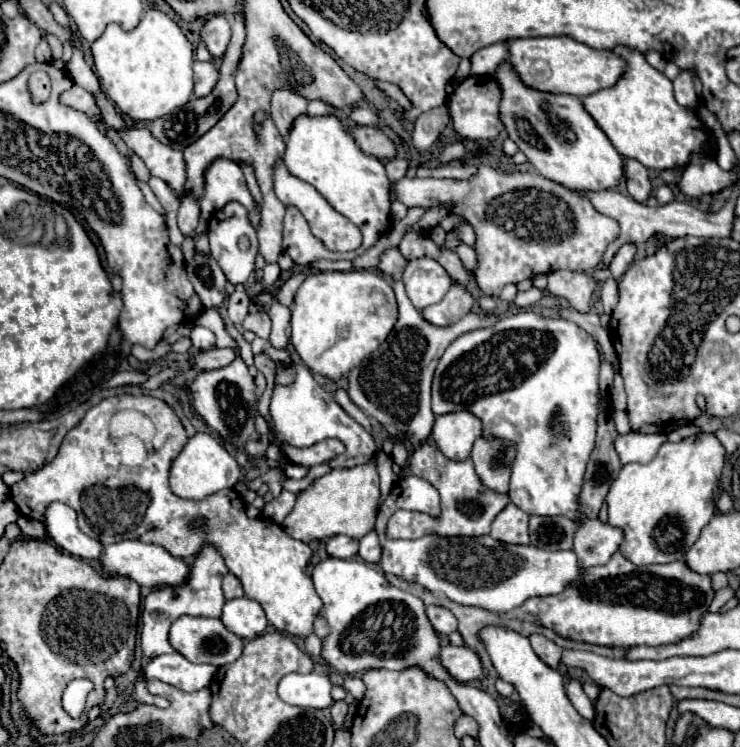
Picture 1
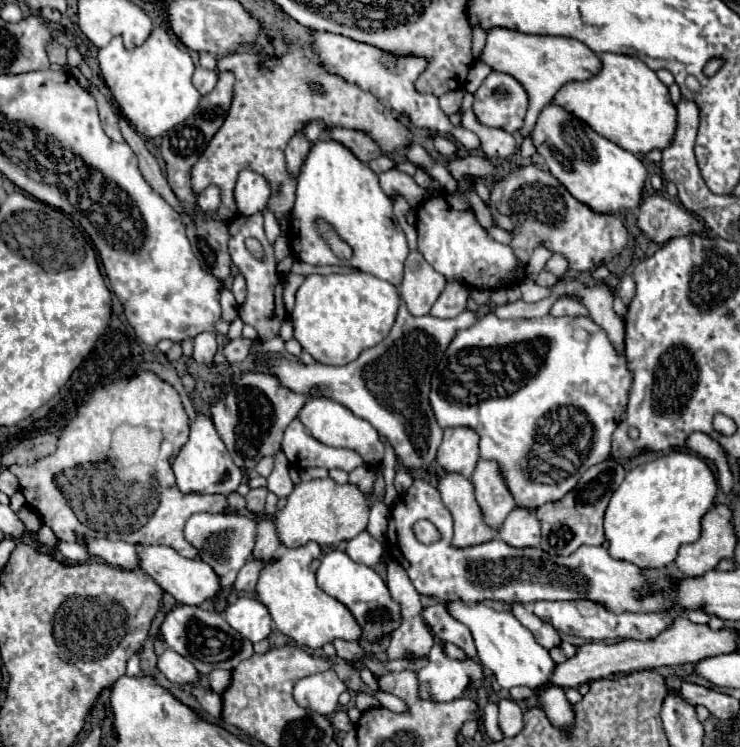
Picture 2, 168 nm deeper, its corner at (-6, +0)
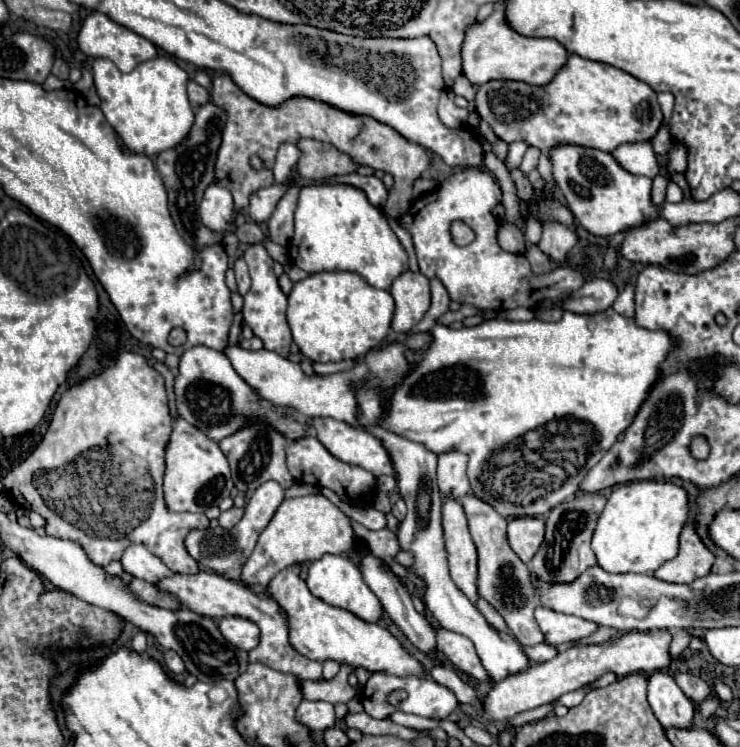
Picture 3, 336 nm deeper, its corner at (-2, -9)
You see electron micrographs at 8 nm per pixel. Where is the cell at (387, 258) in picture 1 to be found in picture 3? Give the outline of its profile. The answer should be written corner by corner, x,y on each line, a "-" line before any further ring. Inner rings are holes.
306,185
300,189
294,213
294,237
289,255
304,271
354,271
376,289
388,291
392,281
408,269
408,253
388,225
384,213
350,185

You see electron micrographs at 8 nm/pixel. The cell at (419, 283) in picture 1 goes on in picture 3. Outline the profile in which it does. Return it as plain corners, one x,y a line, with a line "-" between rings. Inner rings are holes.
402,273
392,283
390,293
396,301
396,311
392,317
392,329
396,333
412,329
430,307
430,283
422,273

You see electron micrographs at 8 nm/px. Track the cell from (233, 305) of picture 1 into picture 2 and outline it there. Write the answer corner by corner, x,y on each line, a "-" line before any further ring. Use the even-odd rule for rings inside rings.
236,274
236,278
234,278
232,294
234,294
234,298
236,298
236,304
242,306
242,302
246,300
246,282
244,282
244,278
242,278
240,274

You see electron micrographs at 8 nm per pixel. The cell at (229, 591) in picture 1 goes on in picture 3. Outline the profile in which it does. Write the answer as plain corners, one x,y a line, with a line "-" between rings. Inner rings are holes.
320,493
306,497
290,497
282,501
268,527
260,533
256,547
244,565
242,581
268,585
278,571
290,565
318,561
326,553
348,553
352,551
352,547
354,531
350,519
330,499

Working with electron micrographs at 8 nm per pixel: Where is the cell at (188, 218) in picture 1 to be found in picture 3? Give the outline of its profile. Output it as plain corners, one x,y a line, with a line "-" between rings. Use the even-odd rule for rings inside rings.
212,183
200,203
200,219
202,223
218,233
224,235
230,231
232,225
232,217
234,217
234,201
232,201
232,193
226,187
218,187
216,183

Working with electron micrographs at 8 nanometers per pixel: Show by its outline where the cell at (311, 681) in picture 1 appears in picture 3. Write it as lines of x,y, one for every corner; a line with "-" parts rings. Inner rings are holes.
302,699
296,709
296,719
310,731
324,731
330,729
336,721
334,705
326,701
308,701

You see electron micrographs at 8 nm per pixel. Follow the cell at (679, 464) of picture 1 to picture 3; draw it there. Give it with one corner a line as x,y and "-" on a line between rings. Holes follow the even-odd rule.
632,481
618,485
598,517
592,551
608,573
654,573
678,555
678,535
688,519
688,495
670,481

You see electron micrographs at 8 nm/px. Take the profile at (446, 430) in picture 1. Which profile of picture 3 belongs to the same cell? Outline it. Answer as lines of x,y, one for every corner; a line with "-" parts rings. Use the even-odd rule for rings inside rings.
448,451
438,455
438,487
446,497
460,499
470,491
466,477
466,455
458,451

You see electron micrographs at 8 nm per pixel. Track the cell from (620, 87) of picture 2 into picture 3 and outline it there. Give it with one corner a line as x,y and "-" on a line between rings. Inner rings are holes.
574,53
568,55
566,63
556,71
554,79
548,85
534,87
522,81
488,81
480,85
476,91
476,111
480,113
482,121
490,123
490,127
502,141
526,141
540,151
550,151
558,145
580,145
600,151
614,151
622,143
652,139
662,125
662,111
650,85
622,69
582,59

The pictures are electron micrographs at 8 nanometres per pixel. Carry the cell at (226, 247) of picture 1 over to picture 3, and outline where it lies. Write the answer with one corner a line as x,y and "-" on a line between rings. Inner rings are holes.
256,243
256,245
250,245
246,251
244,251
244,259
248,263
248,271
250,271
250,277
252,277
252,287
250,287
250,293
244,297
244,321
246,325
252,327
254,335
260,337
264,341
264,347
268,351
274,351
282,357
288,357
290,353
290,345
292,345
292,335
290,335
290,327
288,327
288,321
286,321
286,295
282,293
282,289
278,287
278,281
276,281
276,275
272,273
272,257
268,253
264,253
264,245

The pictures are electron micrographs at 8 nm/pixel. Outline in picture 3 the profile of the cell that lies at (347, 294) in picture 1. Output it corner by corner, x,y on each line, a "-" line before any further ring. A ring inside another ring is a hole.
322,271
294,283
288,295
288,325
294,331
294,343
312,361
356,359
378,347
390,331
394,299
388,291
366,283
358,273

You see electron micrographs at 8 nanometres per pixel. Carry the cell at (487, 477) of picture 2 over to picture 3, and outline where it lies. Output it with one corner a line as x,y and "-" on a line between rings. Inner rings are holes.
466,495
460,499
466,519
468,519
468,529
474,539
474,545
478,549
478,593
484,601
488,601
506,621
510,627
512,635
522,643
522,645
536,645
544,641
544,635
534,619
534,609
540,605
536,585
532,581
532,571
528,569
518,555
508,545
506,539
506,519
494,511
488,503
480,501
474,495

